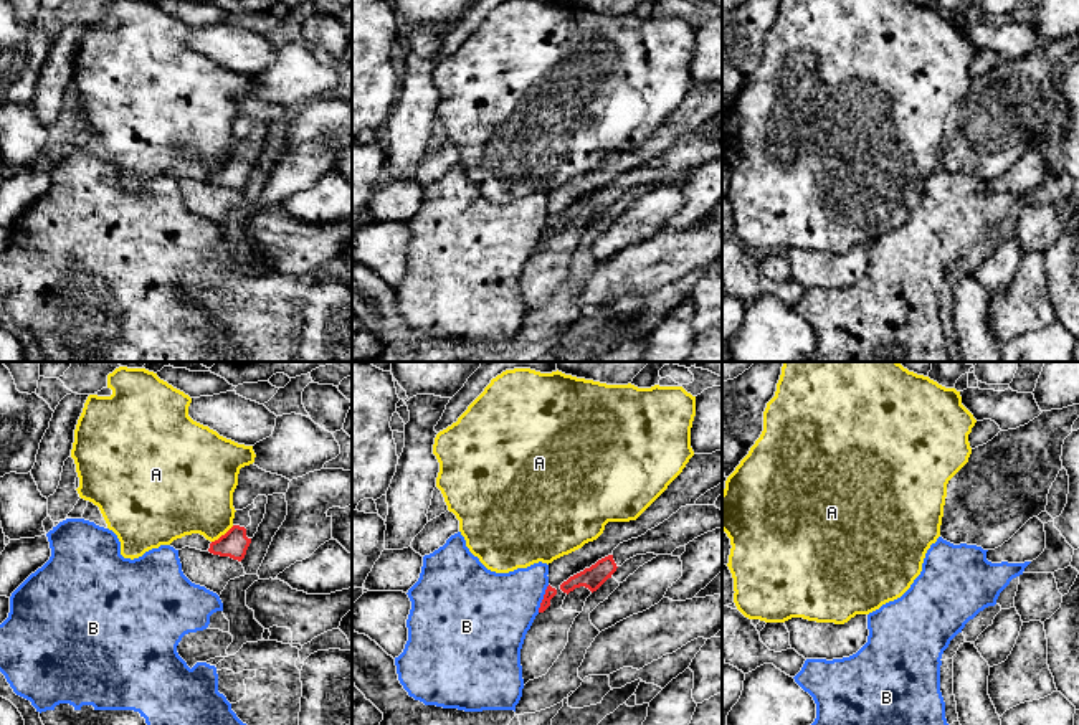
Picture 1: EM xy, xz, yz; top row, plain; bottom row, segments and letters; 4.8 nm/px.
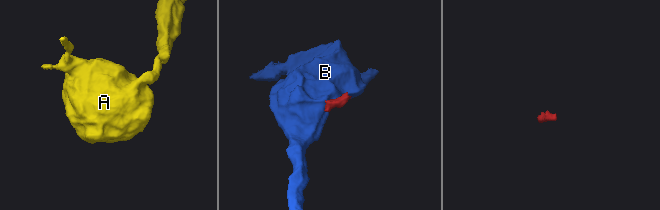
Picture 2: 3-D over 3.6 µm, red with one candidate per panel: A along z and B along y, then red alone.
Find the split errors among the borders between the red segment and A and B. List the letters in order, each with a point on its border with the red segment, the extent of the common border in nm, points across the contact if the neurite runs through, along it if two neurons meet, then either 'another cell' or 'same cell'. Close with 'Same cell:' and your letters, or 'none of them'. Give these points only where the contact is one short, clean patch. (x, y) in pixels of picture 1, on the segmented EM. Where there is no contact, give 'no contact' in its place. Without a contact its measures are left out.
A: xy (222, 535) | 140 nm | along xy (233, 525), (212, 542) | another cell
B: xz (544, 598) | 150 nm | along xz (549, 585), (537, 611) | another cell
Same cell: none of them

